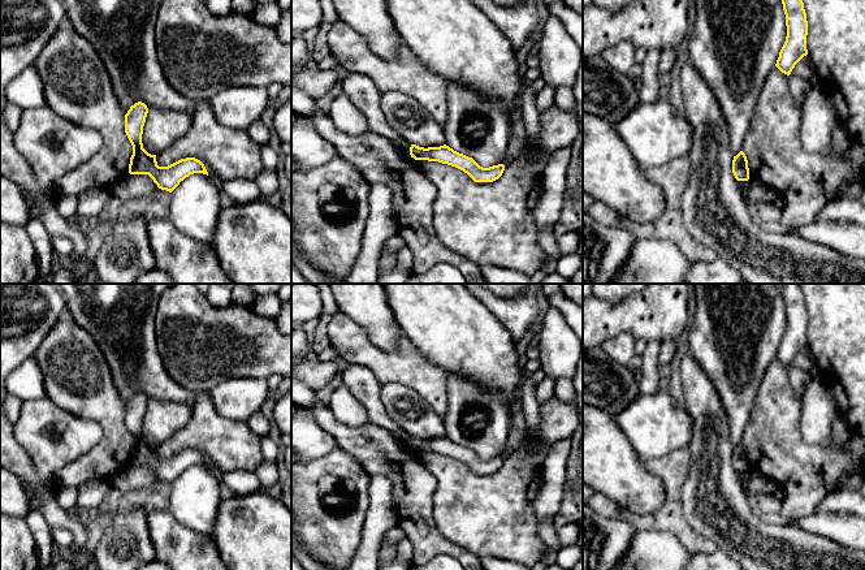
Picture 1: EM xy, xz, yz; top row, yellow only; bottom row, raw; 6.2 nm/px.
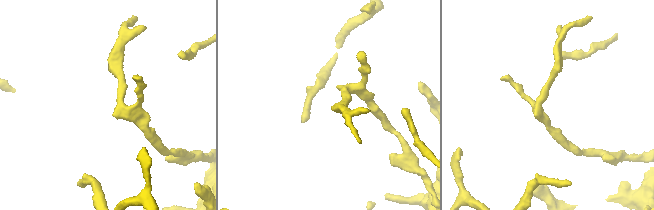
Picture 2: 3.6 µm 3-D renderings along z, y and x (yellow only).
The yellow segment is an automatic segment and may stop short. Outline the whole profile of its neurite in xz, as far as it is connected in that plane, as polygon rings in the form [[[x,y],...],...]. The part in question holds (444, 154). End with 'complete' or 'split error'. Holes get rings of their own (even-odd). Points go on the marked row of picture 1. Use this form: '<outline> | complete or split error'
[[[411,144],[410,155],[415,160],[438,161],[455,167],[467,173],[475,182],[493,182],[505,170],[503,164],[483,168],[472,157],[459,154],[446,144],[428,148]]] | complete

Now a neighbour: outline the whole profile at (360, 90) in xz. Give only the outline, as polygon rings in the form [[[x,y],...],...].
[[[350,73],[347,78],[341,81],[341,91],[347,95],[350,102],[366,117],[371,131],[390,141],[402,139],[399,134],[389,126],[380,104],[382,94],[369,77],[360,73]]]

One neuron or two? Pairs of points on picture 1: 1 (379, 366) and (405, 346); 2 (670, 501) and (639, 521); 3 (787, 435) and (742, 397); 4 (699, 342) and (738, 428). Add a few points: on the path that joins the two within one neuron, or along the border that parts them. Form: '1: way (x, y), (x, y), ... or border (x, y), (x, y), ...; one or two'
1: way (385, 365), (399, 353); one
2: way (665, 510), (654, 521), (648, 521); one
3: border (762, 376), (743, 435); two
4: way (719, 363), (727, 387), (738, 398), (738, 407); one

